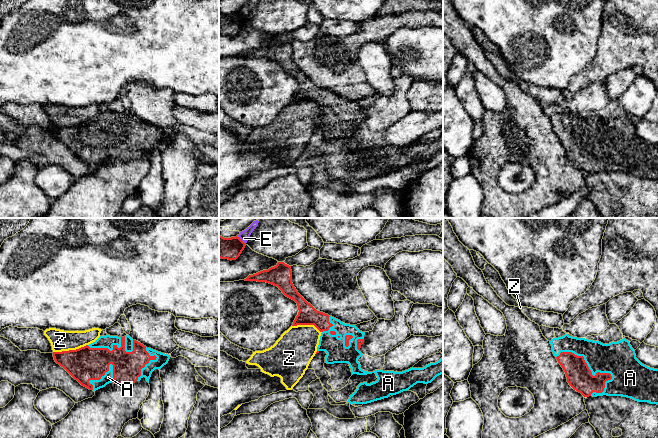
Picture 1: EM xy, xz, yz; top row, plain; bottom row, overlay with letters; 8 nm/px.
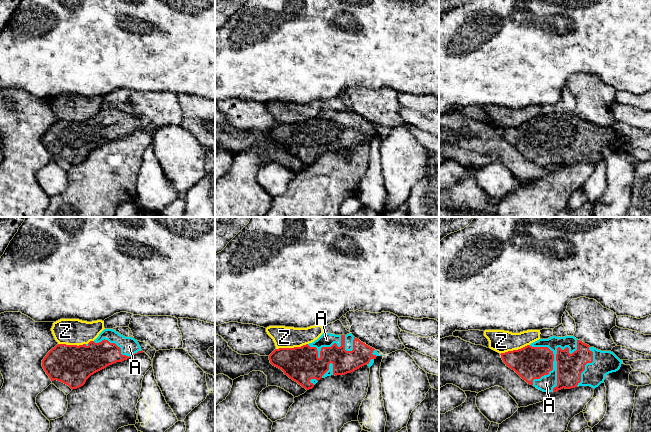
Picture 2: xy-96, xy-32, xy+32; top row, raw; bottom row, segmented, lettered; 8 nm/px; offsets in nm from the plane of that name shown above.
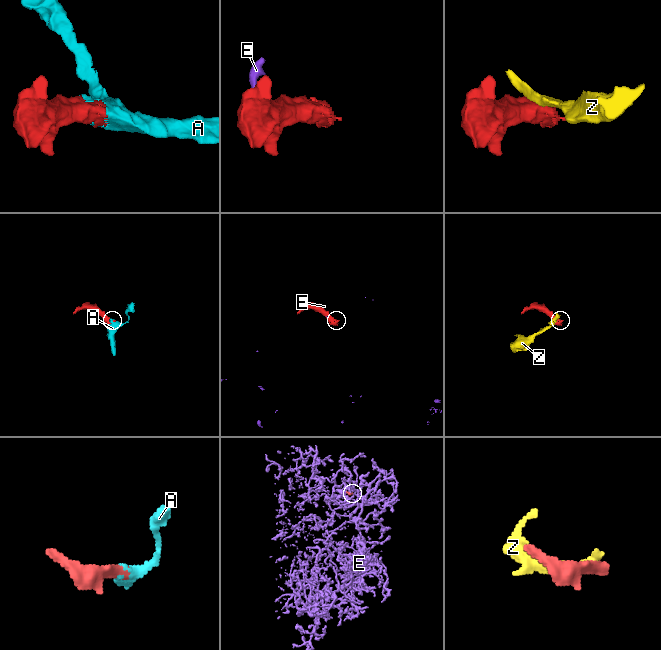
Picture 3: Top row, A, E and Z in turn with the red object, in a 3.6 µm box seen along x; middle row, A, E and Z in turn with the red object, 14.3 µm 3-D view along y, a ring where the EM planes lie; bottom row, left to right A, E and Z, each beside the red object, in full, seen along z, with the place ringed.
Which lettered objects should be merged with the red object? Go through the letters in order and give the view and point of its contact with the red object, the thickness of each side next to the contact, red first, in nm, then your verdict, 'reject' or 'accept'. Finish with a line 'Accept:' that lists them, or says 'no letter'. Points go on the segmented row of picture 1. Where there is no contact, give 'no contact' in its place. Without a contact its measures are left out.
A: meets red in yz at (586, 363); 200 nm thick on the red side, 260 nm on the other; accept
E: meets red in xz at (240, 239); 180 nm thick on the red side, 80 nm on the other; reject
Z: meets red in xy at (70, 350); 280 nm thick on the red side, 170 nm on the other; reject
Accept: A

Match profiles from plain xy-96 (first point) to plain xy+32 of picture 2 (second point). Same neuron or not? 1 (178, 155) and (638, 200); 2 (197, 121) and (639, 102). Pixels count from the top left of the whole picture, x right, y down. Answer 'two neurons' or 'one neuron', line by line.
1: two neurons
2: one neuron

